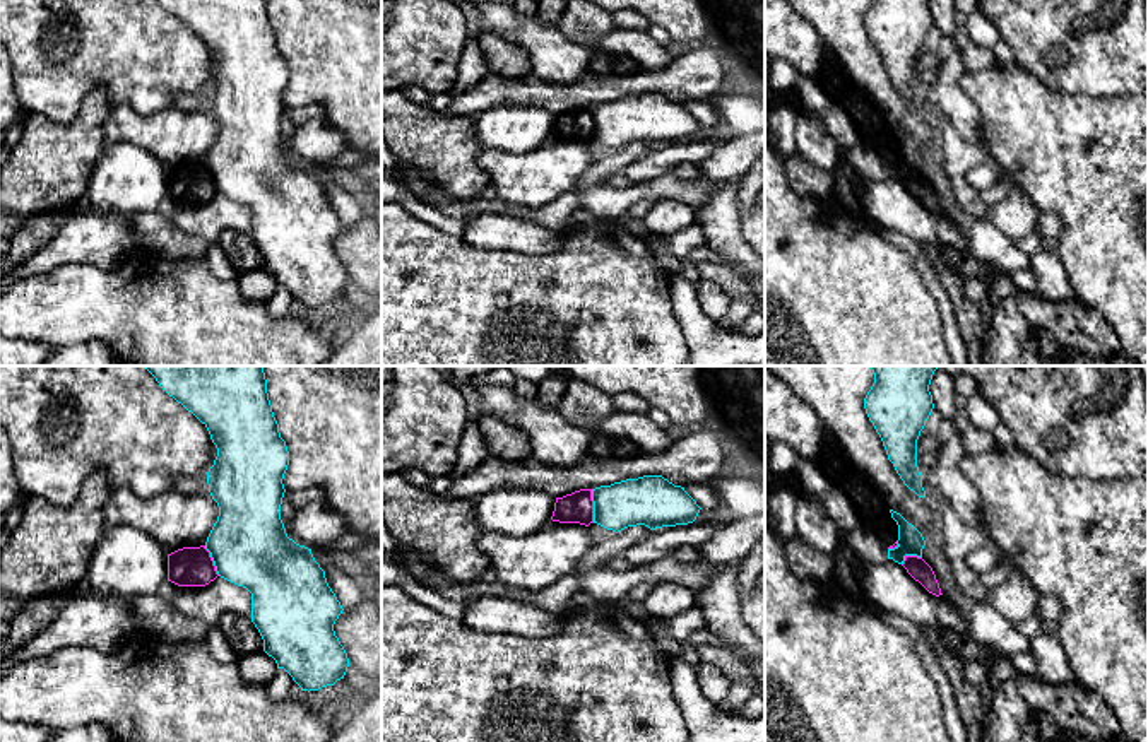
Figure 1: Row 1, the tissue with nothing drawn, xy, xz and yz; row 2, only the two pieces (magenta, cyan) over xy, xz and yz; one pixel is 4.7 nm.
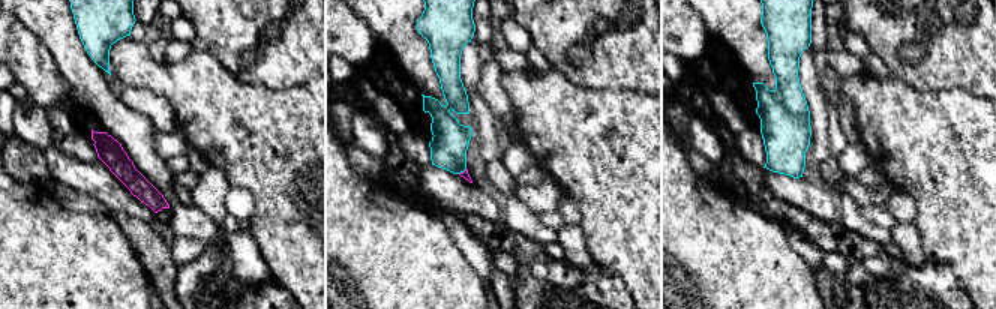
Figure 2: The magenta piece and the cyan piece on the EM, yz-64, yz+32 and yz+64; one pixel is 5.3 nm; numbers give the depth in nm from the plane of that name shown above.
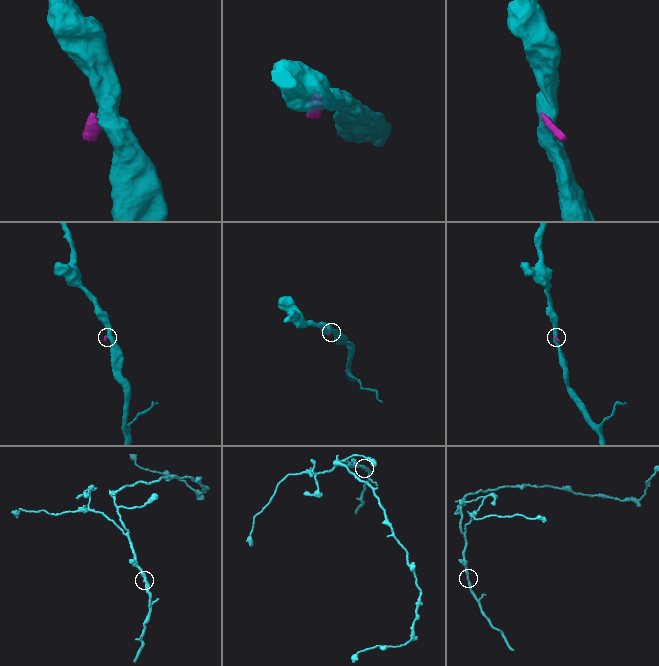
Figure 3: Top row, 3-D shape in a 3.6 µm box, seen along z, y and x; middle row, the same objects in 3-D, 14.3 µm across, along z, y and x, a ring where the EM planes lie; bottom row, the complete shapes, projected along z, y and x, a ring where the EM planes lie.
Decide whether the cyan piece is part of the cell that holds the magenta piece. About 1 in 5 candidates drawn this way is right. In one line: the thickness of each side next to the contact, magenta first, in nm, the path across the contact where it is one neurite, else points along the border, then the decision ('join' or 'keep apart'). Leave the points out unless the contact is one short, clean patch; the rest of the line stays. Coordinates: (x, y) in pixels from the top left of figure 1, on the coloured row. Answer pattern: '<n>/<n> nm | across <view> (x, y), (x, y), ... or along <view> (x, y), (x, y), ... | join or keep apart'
140/220 nm | along xz (591, 489), (594, 522) | keep apart

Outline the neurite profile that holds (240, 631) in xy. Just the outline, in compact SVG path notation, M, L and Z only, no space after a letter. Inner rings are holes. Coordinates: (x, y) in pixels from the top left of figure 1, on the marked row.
M228 612L217 626L238 657L263 650L263 639L251 619Z

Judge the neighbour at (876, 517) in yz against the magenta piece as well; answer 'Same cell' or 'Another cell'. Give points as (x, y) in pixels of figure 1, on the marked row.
Same cell

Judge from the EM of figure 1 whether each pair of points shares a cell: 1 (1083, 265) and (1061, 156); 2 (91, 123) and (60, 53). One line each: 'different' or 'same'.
1: same
2: different

